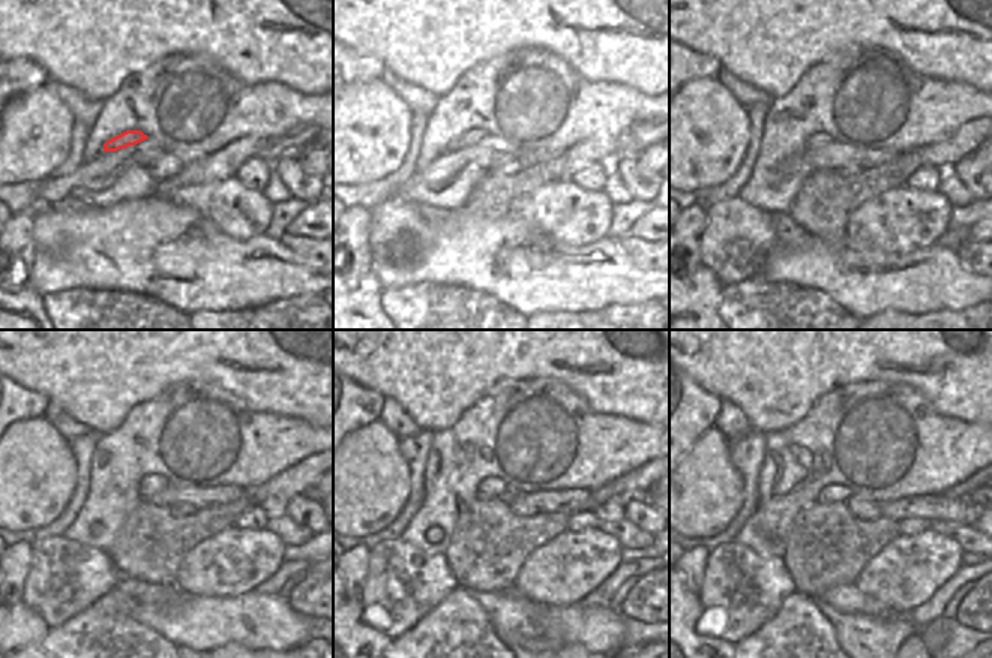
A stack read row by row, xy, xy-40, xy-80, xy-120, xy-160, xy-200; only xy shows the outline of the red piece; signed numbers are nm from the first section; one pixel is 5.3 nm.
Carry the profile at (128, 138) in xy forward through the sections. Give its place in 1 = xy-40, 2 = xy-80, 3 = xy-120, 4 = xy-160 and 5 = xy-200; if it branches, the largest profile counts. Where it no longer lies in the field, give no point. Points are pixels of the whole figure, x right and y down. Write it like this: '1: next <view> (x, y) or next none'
1: next xy-40 (471, 137)
2: next xy-80 (818, 140)
3: next xy-120 (149, 484)
4: next xy-160 (491, 487)
5: next xy-200 (830, 493)

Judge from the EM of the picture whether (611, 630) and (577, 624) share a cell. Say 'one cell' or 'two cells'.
one cell

